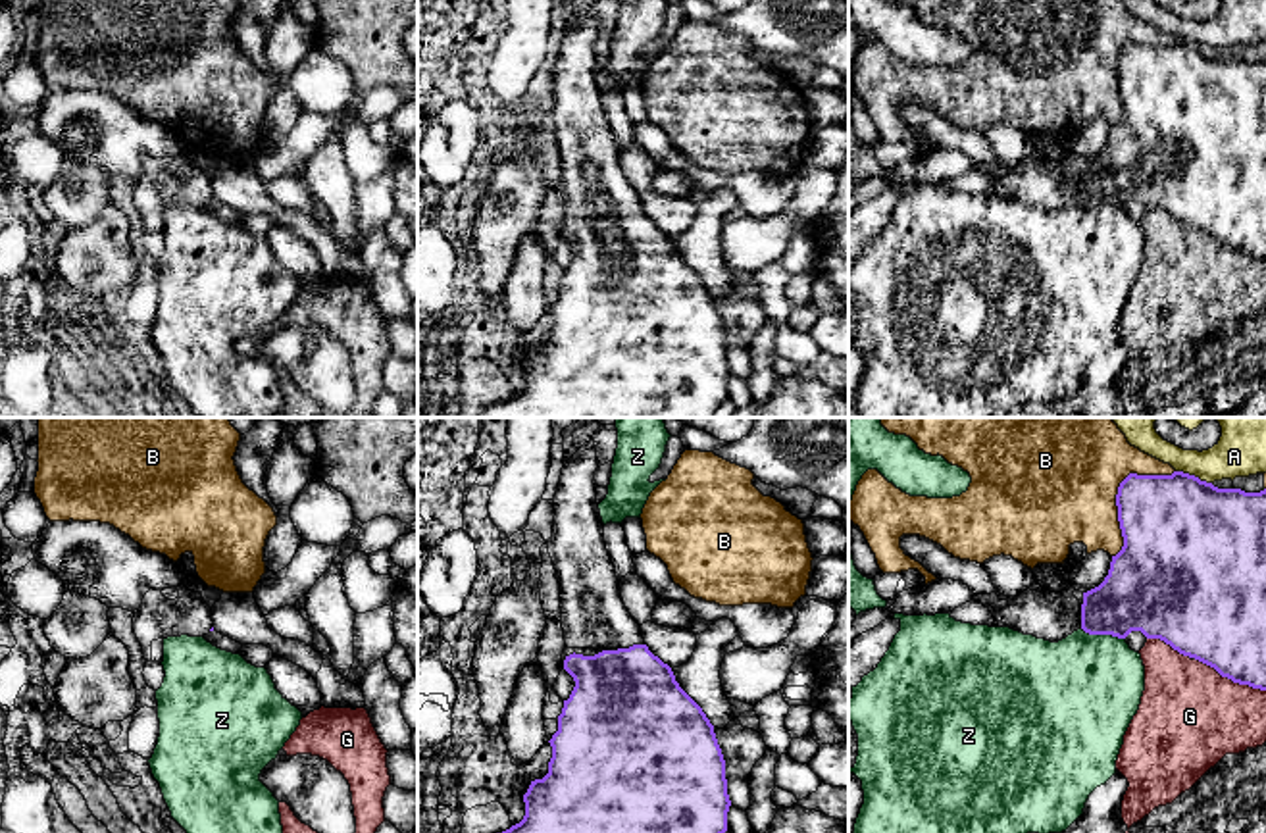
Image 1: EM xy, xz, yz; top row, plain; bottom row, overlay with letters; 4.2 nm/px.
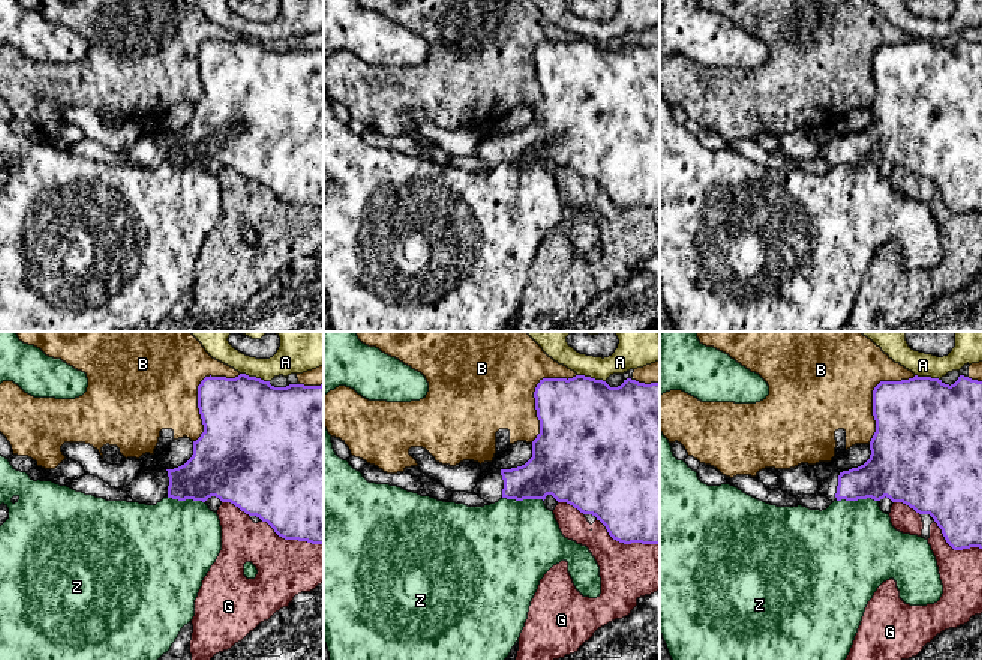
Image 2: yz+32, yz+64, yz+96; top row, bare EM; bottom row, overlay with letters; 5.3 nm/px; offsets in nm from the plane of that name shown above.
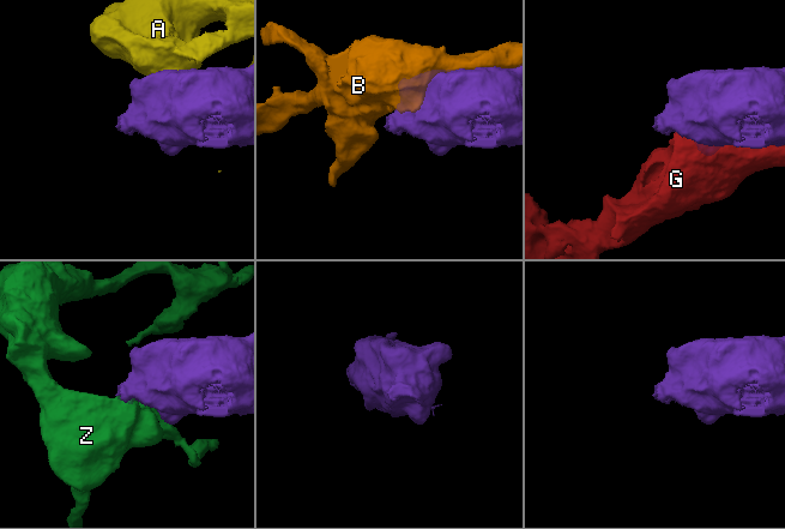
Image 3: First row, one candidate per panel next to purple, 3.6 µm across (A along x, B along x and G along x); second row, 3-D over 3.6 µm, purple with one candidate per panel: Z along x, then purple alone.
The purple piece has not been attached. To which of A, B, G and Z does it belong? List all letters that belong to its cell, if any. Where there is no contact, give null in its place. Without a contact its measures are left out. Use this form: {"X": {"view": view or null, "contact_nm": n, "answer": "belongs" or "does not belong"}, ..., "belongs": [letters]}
{"A": {"view": "yz", "contact_nm": 160, "answer": "does not belong"}, "B": {"view": "yz", "contact_nm": 440, "answer": "does not belong"}, "G": {"view": "yz", "contact_nm": 320, "answer": "does not belong"}, "Z": {"view": "yz", "contact_nm": 190, "answer": "does not belong"}, "belongs": []}

